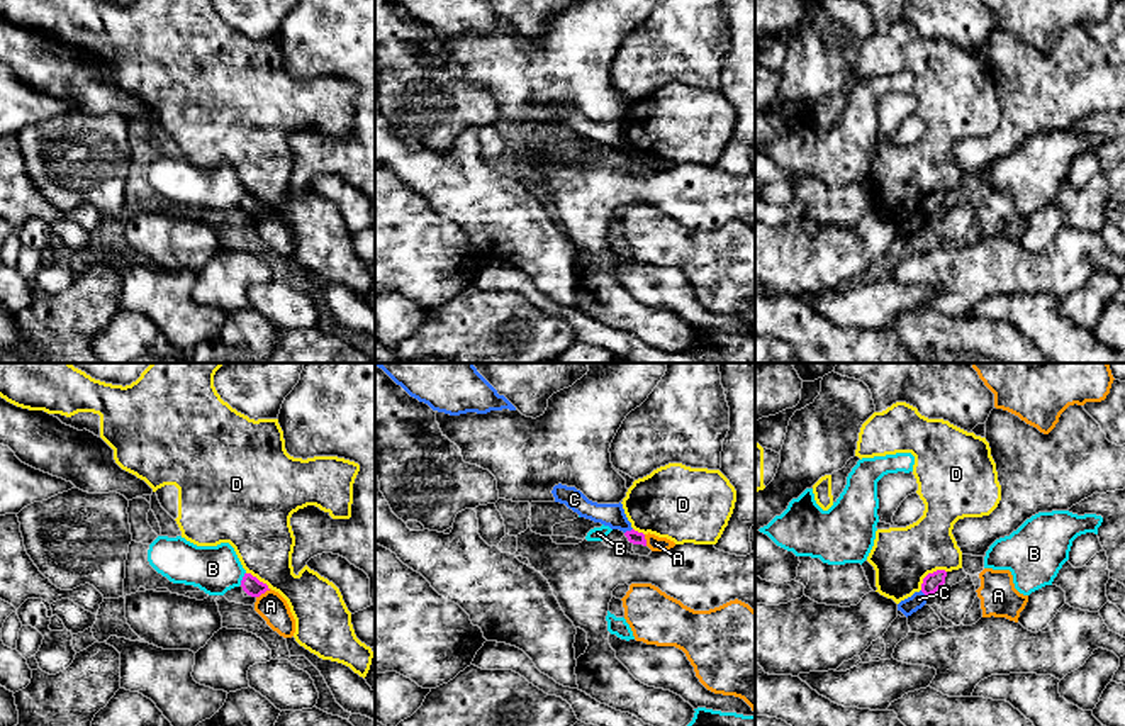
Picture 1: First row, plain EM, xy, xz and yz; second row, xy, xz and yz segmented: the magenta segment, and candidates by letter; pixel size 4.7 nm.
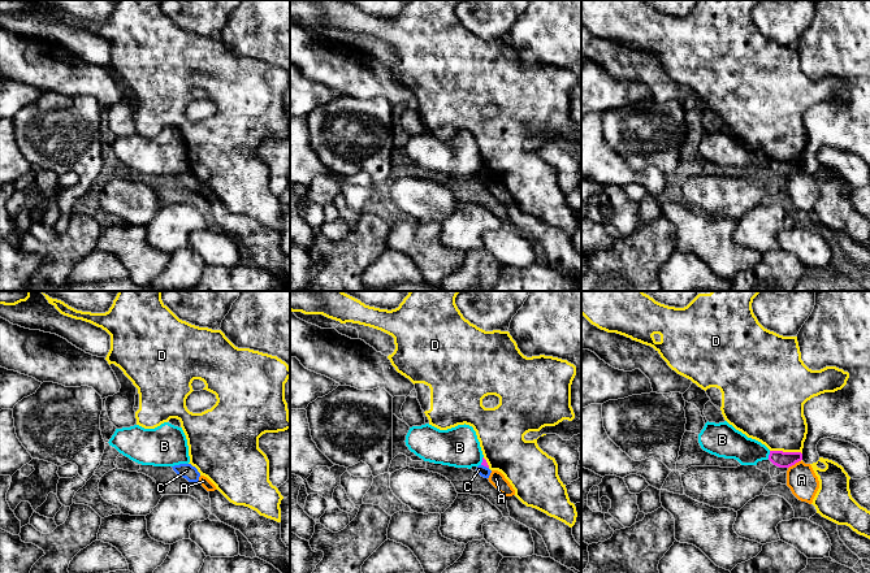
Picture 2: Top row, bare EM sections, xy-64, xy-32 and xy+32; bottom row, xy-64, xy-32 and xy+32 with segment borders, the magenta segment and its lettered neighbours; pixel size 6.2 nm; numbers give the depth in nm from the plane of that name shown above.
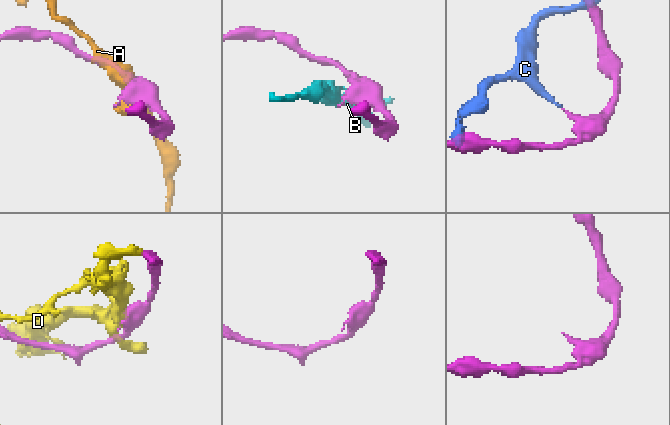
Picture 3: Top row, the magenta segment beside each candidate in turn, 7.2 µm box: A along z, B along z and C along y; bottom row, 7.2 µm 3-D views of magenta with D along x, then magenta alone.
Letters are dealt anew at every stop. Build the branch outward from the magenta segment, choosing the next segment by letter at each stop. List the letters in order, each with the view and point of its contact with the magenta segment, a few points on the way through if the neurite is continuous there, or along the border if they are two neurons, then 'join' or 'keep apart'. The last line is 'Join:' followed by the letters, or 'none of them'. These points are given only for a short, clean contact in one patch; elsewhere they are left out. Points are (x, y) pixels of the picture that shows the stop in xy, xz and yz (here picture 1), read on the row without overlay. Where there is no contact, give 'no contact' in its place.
A: xy (263, 212) | keep apart
B: xy (243, 199) | along xy (245, 192), (240, 204) | keep apart
C: xz (628, 151) | along xz (632, 148), (625, 153) | keep apart
D: yz (929, 194) | keep apart
Join: none of them

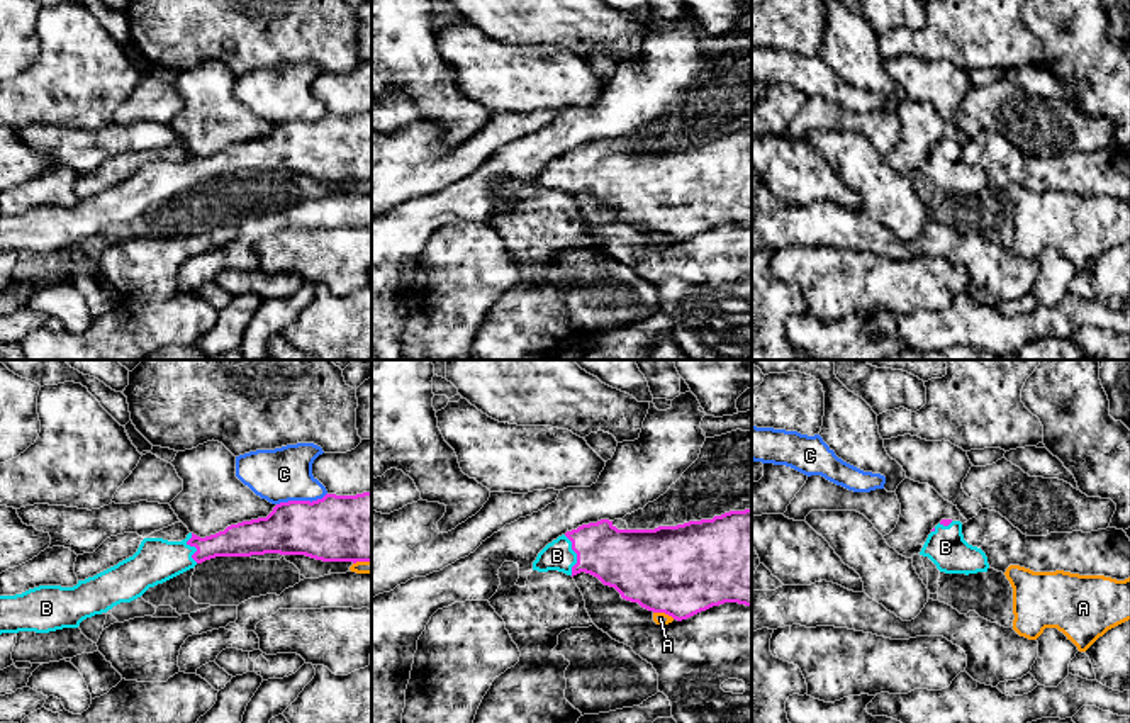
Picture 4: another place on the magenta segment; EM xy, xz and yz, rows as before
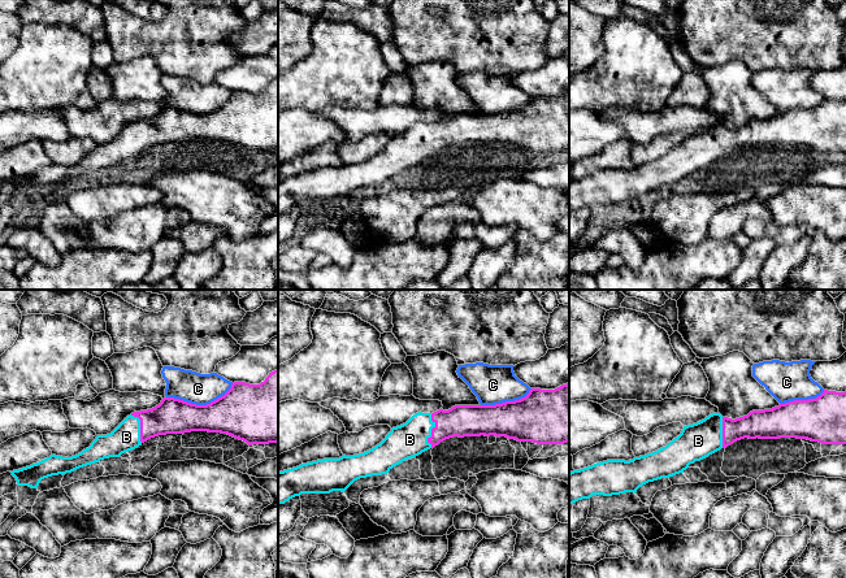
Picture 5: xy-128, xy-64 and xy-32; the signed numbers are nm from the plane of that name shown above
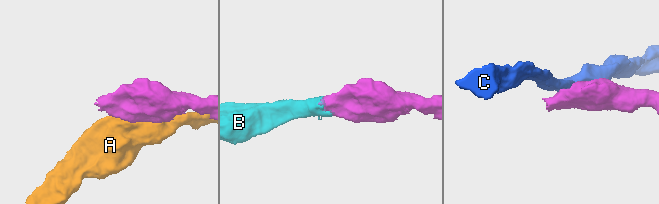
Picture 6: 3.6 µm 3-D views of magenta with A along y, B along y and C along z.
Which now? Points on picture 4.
A: xz (664, 231) | keep apart
B: xz (577, 175) | across xz (630, 180), (613, 175), (577, 175), (557, 175) | join
C: xy (301, 121) | keep apart
Join: B

